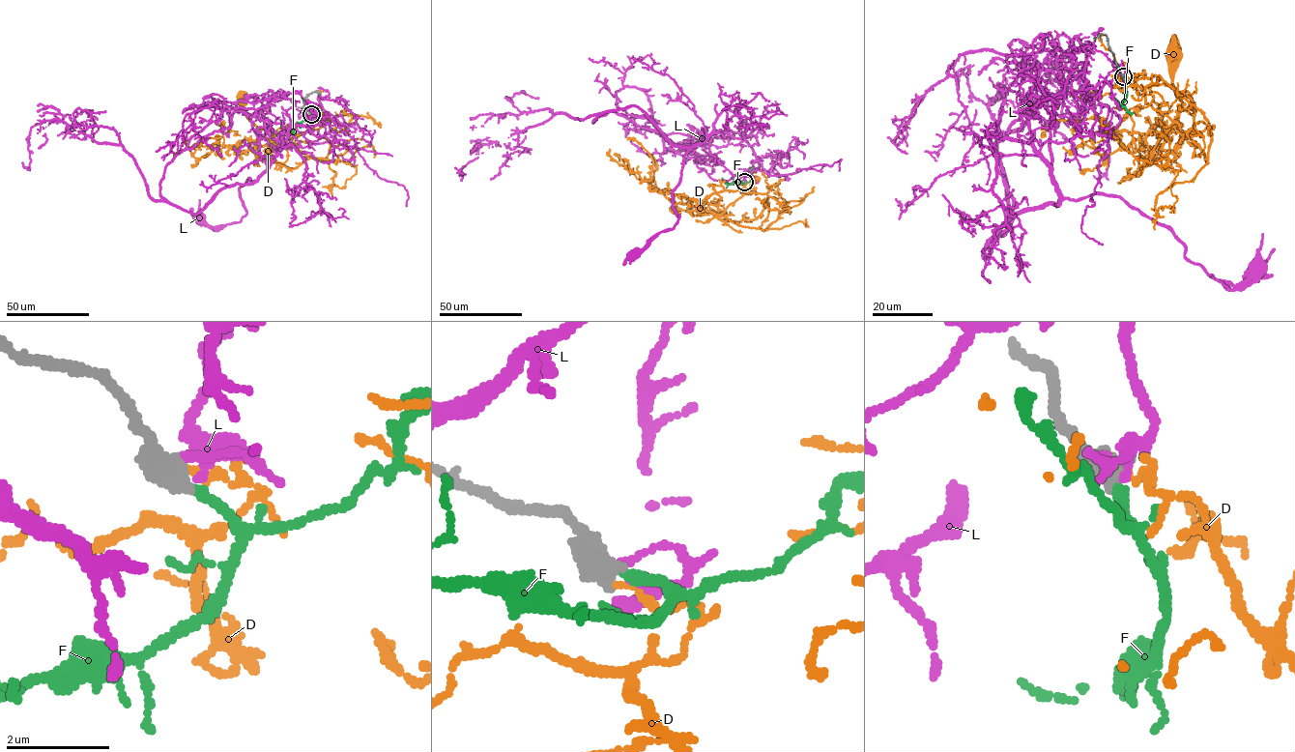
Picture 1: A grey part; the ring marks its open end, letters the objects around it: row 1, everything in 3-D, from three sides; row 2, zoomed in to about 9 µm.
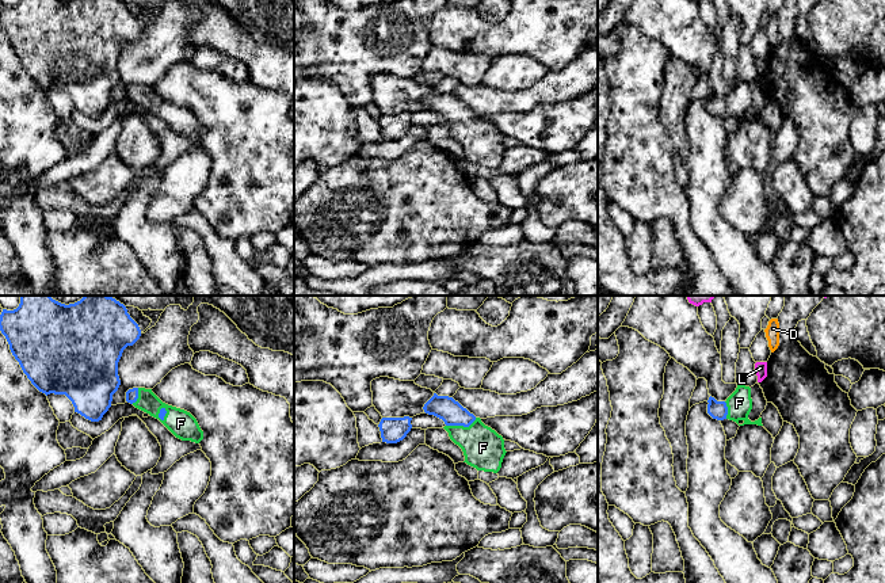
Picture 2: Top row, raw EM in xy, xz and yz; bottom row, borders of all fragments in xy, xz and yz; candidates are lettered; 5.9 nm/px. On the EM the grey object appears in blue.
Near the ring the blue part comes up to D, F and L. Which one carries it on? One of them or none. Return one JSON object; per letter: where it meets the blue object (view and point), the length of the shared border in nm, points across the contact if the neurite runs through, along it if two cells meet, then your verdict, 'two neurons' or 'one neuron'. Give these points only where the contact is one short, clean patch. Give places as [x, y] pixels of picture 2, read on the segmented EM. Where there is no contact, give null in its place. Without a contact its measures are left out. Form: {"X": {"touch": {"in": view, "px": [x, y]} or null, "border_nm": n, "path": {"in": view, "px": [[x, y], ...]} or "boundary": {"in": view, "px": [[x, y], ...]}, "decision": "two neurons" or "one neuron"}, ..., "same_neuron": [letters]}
{"D": {"touch": null, "decision": "two neurons"}, "F": {"touch": {"in": "xz", "px": [461, 425]}, "border_nm": 190, "path": {"in": "xz", "px": [[451, 412], [461, 425], [483, 448]]}, "decision": "one neuron"}, "L": {"touch": null, "decision": "two neurons"}, "same_neuron": ["F"]}

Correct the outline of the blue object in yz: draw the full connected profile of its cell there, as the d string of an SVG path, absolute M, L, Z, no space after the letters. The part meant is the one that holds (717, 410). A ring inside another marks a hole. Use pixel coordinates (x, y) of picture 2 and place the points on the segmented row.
M737 385L736 390L725 400L717 401L714 397L707 400L707 414L717 420L729 419L739 426L744 424L762 424L762 418L755 422L748 419L752 409L751 388L745 385Z

